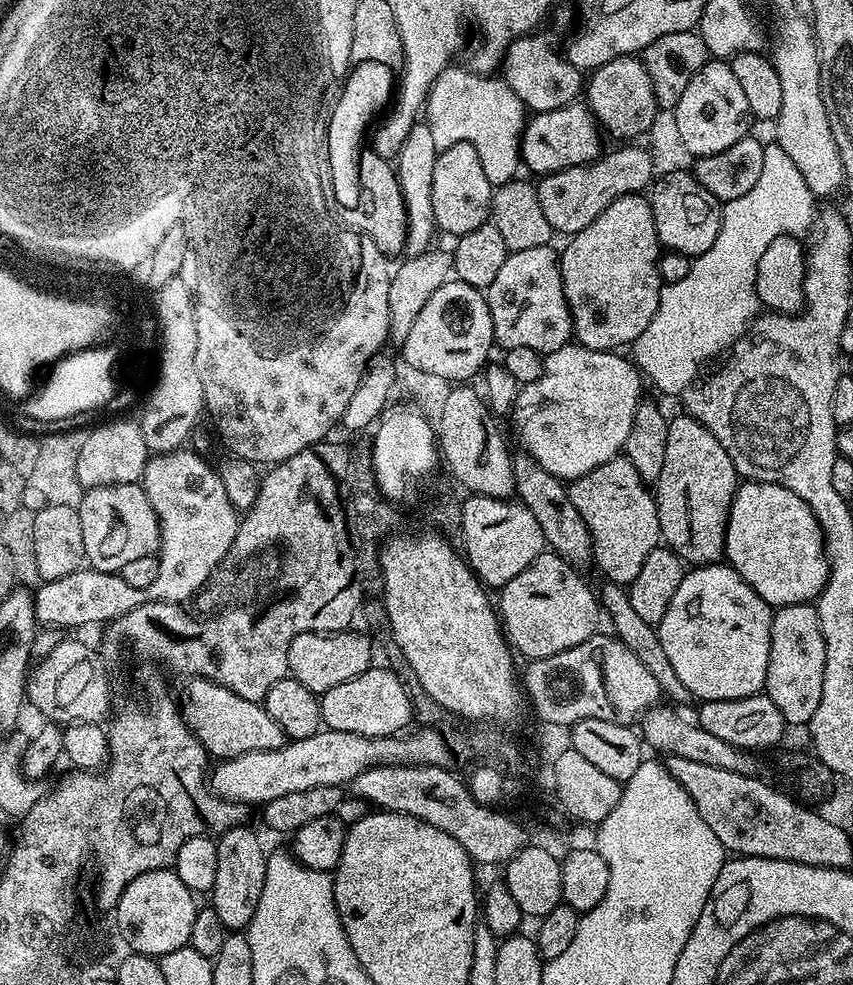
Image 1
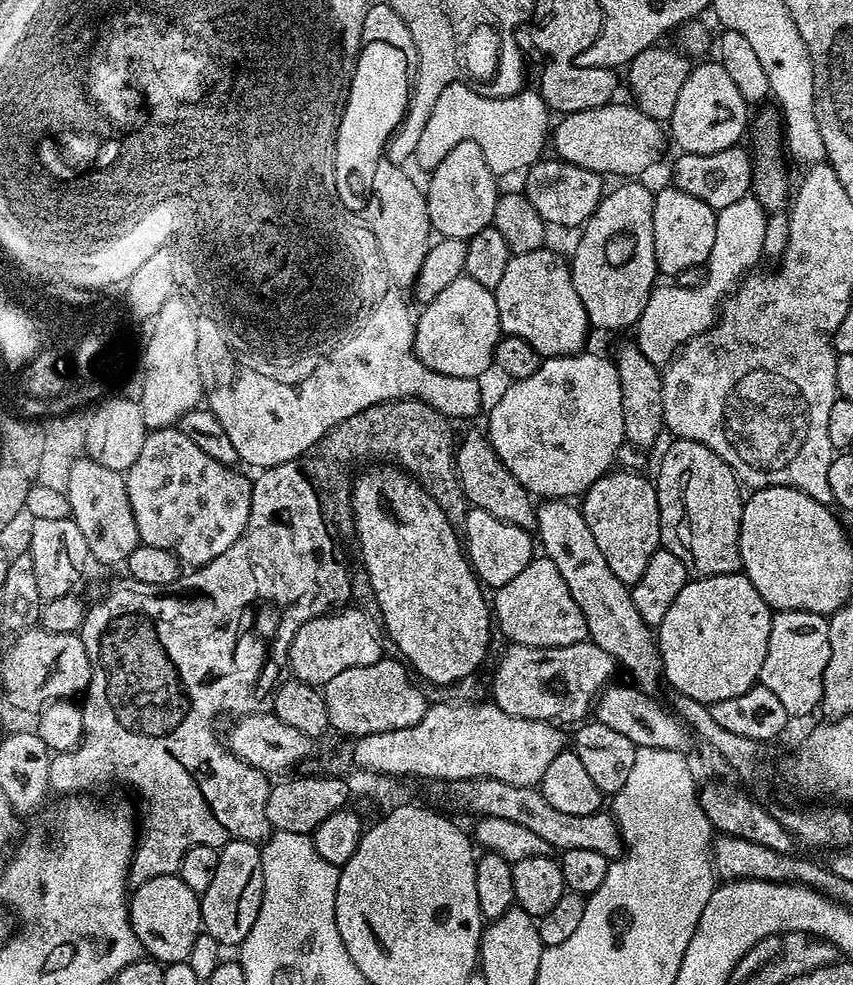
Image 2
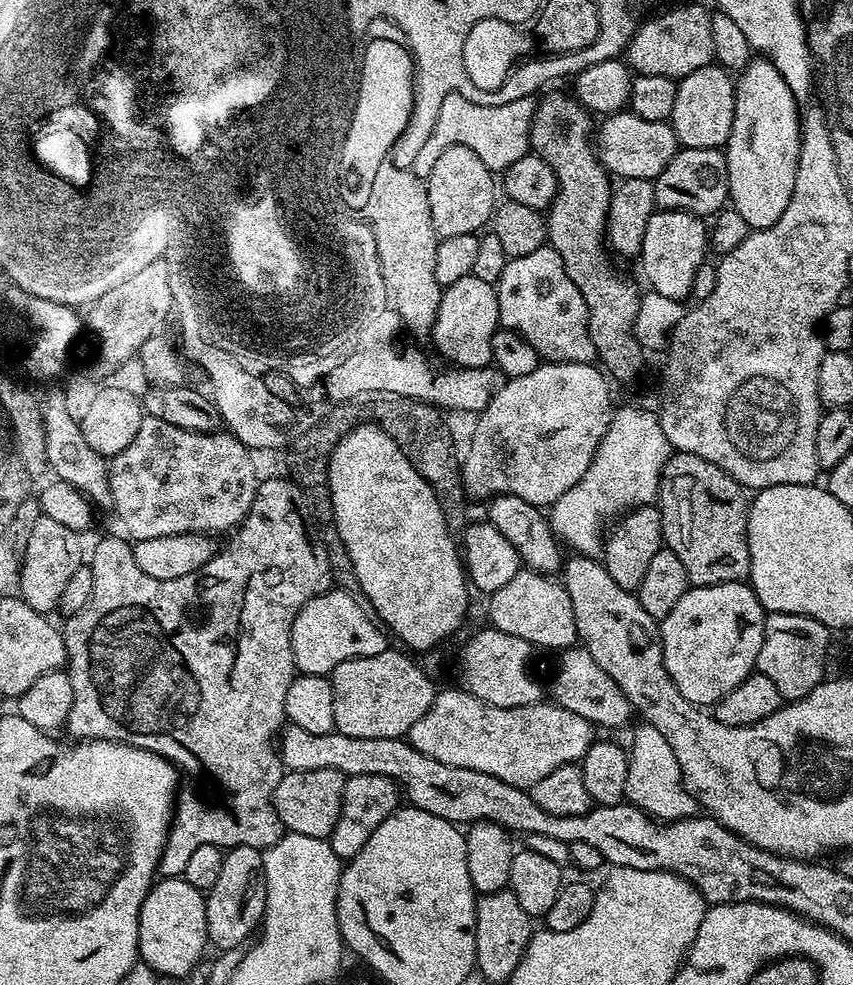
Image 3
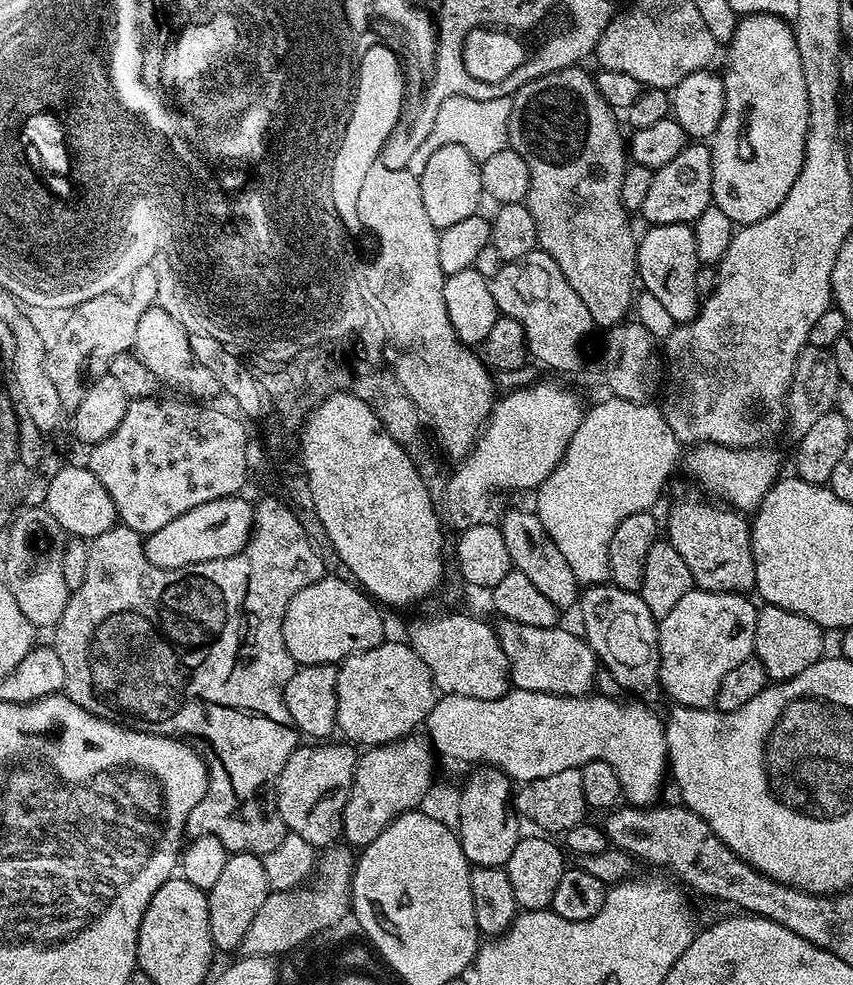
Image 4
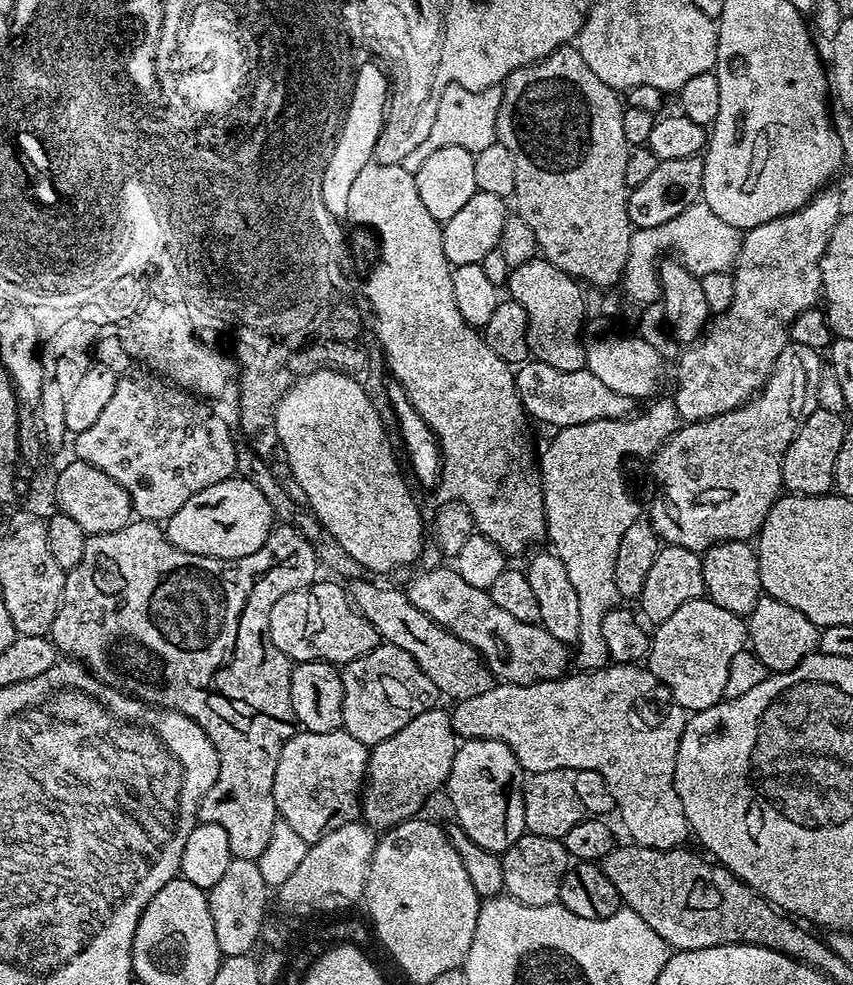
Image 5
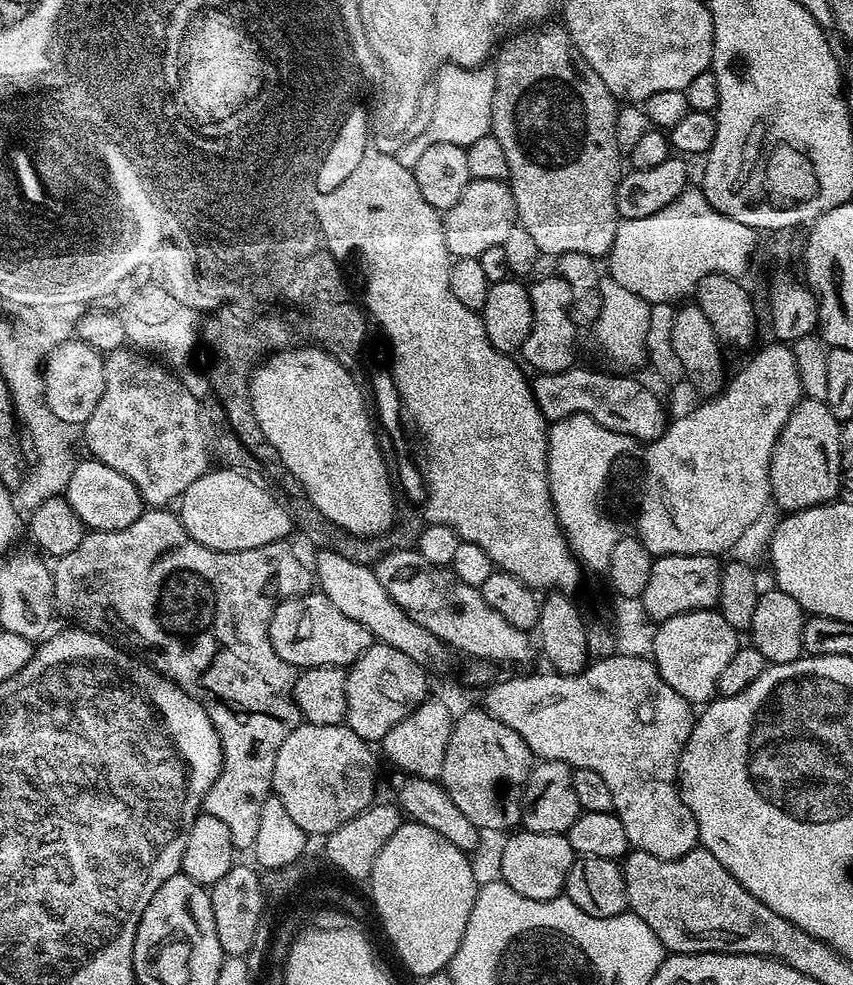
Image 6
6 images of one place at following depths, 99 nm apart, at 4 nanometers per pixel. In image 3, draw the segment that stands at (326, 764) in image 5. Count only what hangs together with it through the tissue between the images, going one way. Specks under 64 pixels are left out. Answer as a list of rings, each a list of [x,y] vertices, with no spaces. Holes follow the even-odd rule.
[[[338,770],[285,771],[272,792],[272,805],[276,808],[280,823],[287,831],[306,834],[310,838],[331,837],[342,810],[345,779]]]

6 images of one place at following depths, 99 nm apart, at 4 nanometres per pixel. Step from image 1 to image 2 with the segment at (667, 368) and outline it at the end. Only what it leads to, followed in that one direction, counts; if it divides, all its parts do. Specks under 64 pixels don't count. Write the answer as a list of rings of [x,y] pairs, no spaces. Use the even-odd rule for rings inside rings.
[[[755,195],[743,196],[734,206],[726,206],[716,213],[716,225],[718,231],[714,234],[714,250],[710,250],[710,259],[702,272],[700,283],[693,288],[682,286],[679,282],[664,282],[652,289],[650,298],[646,302],[646,310],[642,310],[640,321],[634,326],[634,343],[646,354],[646,358],[651,364],[657,366],[667,366],[684,347],[684,344],[698,334],[702,334],[706,329],[716,323],[717,315],[724,303],[733,292],[736,291],[737,284],[749,275],[757,267],[760,256],[765,255],[764,239],[766,238],[766,226],[768,216],[765,213],[764,205],[756,199]]]

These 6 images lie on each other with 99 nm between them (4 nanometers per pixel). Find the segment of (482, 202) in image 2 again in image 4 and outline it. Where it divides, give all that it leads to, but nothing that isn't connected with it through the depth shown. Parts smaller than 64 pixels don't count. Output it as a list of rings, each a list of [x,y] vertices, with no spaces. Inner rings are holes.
[[[442,146],[430,154],[430,162],[426,162],[426,170],[418,177],[422,190],[422,203],[426,206],[426,220],[434,222],[438,230],[454,226],[454,222],[462,222],[462,218],[470,218],[481,211],[480,200],[484,196],[484,187],[480,177],[480,164],[462,146]]]

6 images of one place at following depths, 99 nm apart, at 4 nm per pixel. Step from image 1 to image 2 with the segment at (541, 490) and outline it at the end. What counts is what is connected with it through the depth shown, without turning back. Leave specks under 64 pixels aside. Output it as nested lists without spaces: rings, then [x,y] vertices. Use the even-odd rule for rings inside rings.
[[[548,498],[537,507],[534,532],[539,547],[540,544],[544,547],[541,548],[543,555],[558,566],[558,574],[562,574],[566,586],[570,586],[570,594],[574,602],[578,602],[582,618],[586,618],[588,639],[606,650],[623,671],[625,668],[632,675],[630,680],[635,687],[647,694],[655,693],[655,688],[662,684],[657,637],[653,629],[642,622],[629,585],[614,578],[606,557],[594,542],[594,534],[590,534],[590,526],[586,526],[583,511],[572,504],[575,503],[564,498]]]

